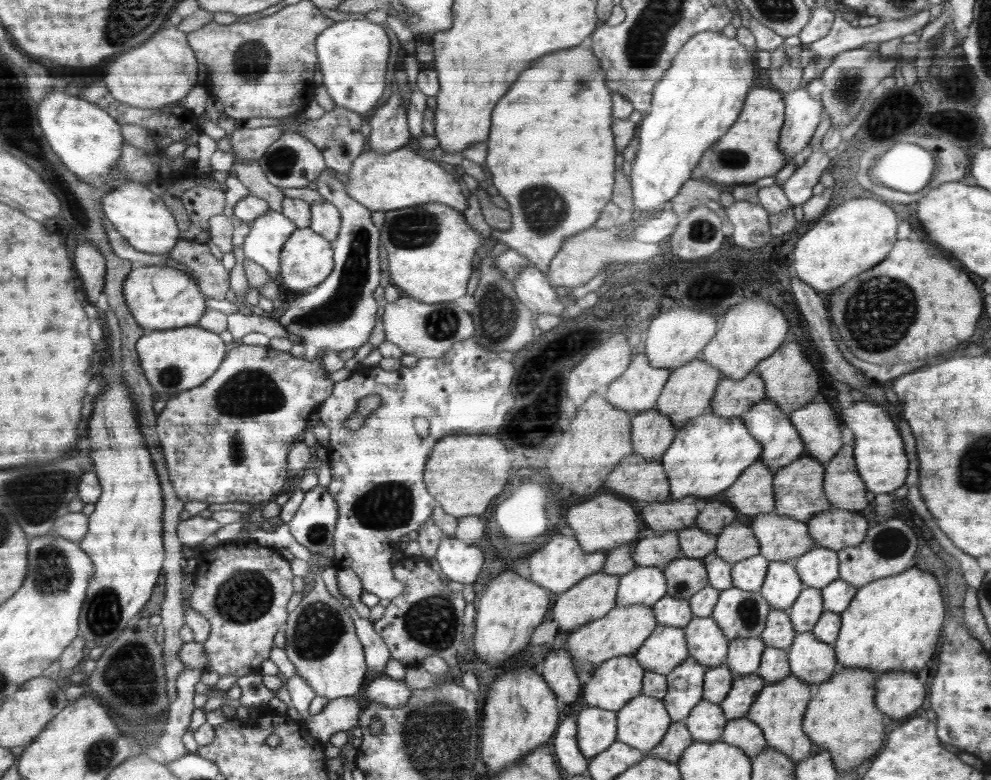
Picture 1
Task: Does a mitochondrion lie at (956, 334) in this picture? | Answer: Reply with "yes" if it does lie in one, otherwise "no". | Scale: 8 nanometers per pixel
no

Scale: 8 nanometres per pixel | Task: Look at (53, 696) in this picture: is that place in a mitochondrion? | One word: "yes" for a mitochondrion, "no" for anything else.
yes

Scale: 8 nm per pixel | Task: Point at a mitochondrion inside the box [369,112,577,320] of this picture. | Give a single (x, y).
(417, 228)

